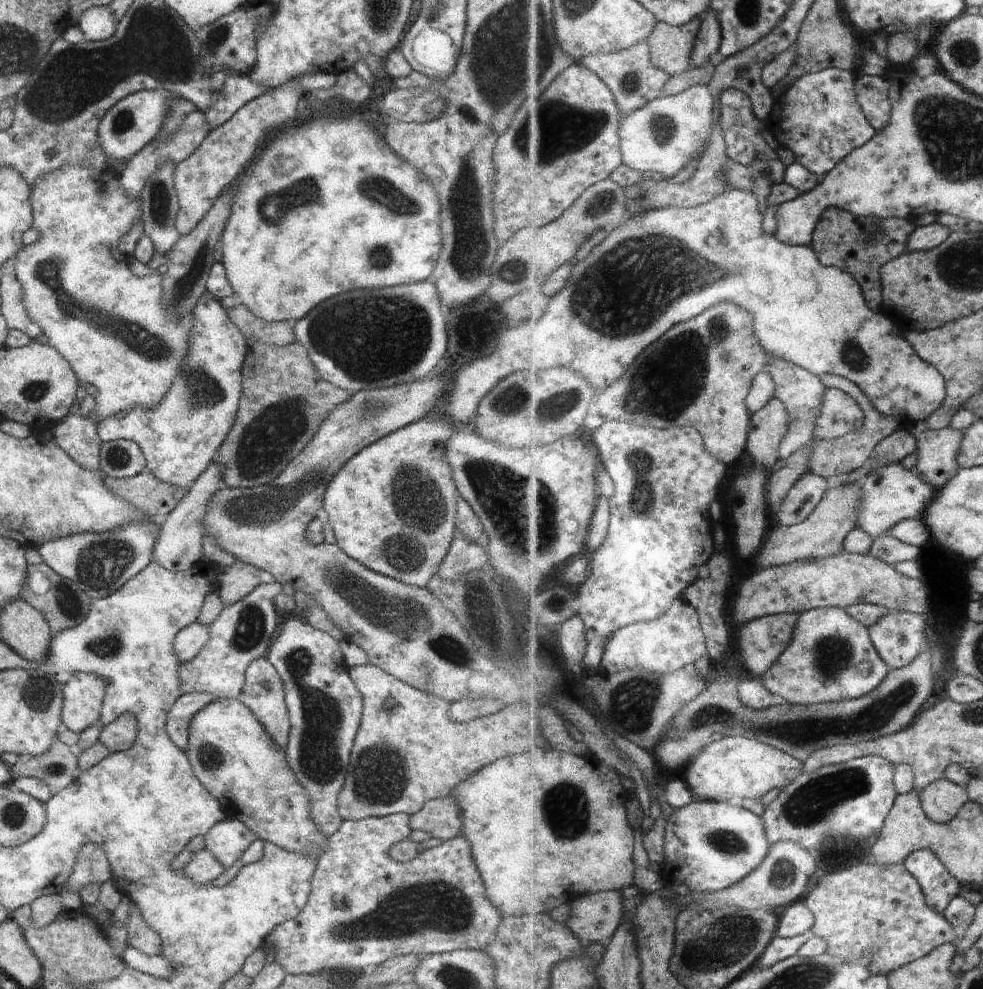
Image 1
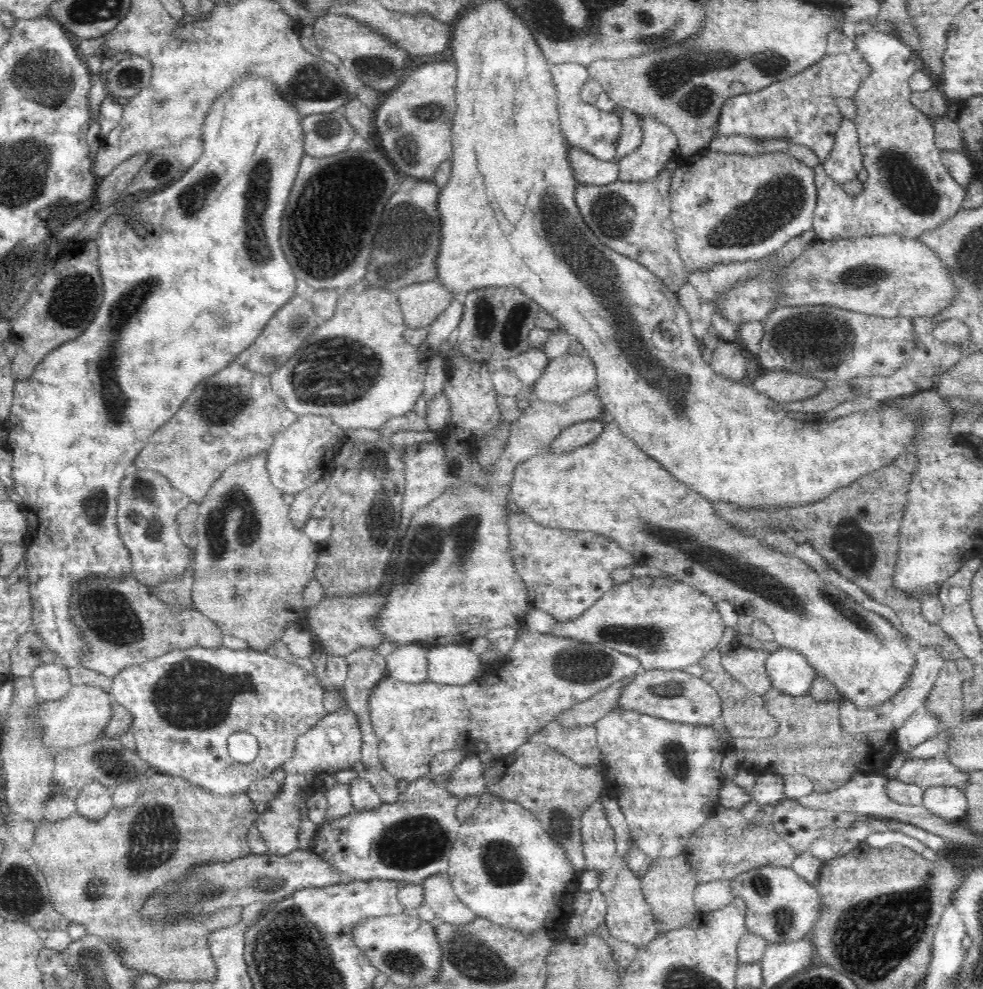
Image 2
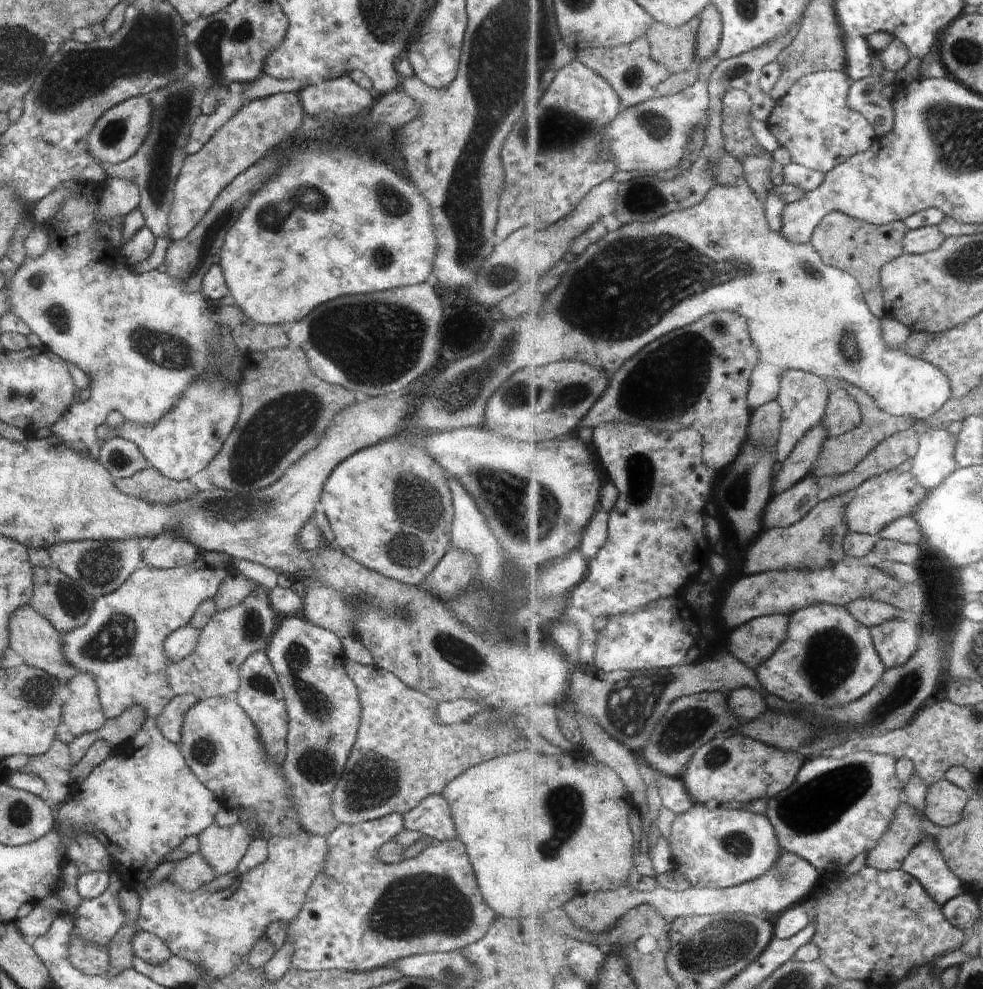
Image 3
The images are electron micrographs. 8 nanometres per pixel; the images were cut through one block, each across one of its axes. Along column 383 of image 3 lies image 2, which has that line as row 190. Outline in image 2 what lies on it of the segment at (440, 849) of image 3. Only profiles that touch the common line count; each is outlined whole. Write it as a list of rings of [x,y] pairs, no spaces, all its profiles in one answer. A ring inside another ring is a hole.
[[[859,29],[856,34],[856,50],[864,54],[865,60],[870,58],[876,66],[870,68],[870,77],[862,80],[853,99],[857,109],[852,122],[858,131],[863,167],[867,170],[868,177],[867,181],[862,184],[860,193],[852,197],[847,195],[842,186],[826,173],[826,169],[821,164],[813,167],[818,196],[812,229],[816,238],[825,241],[889,234],[908,236],[911,239],[918,238],[942,226],[952,216],[956,216],[956,213],[962,209],[966,189],[954,180],[941,161],[942,150],[935,143],[933,118],[916,109],[912,104],[911,94],[913,92],[909,87],[909,80],[918,70],[918,64],[914,62],[913,51],[915,49],[906,45],[900,37],[880,31]],[[866,44],[870,46],[870,50],[874,50],[872,56],[866,56]]]

